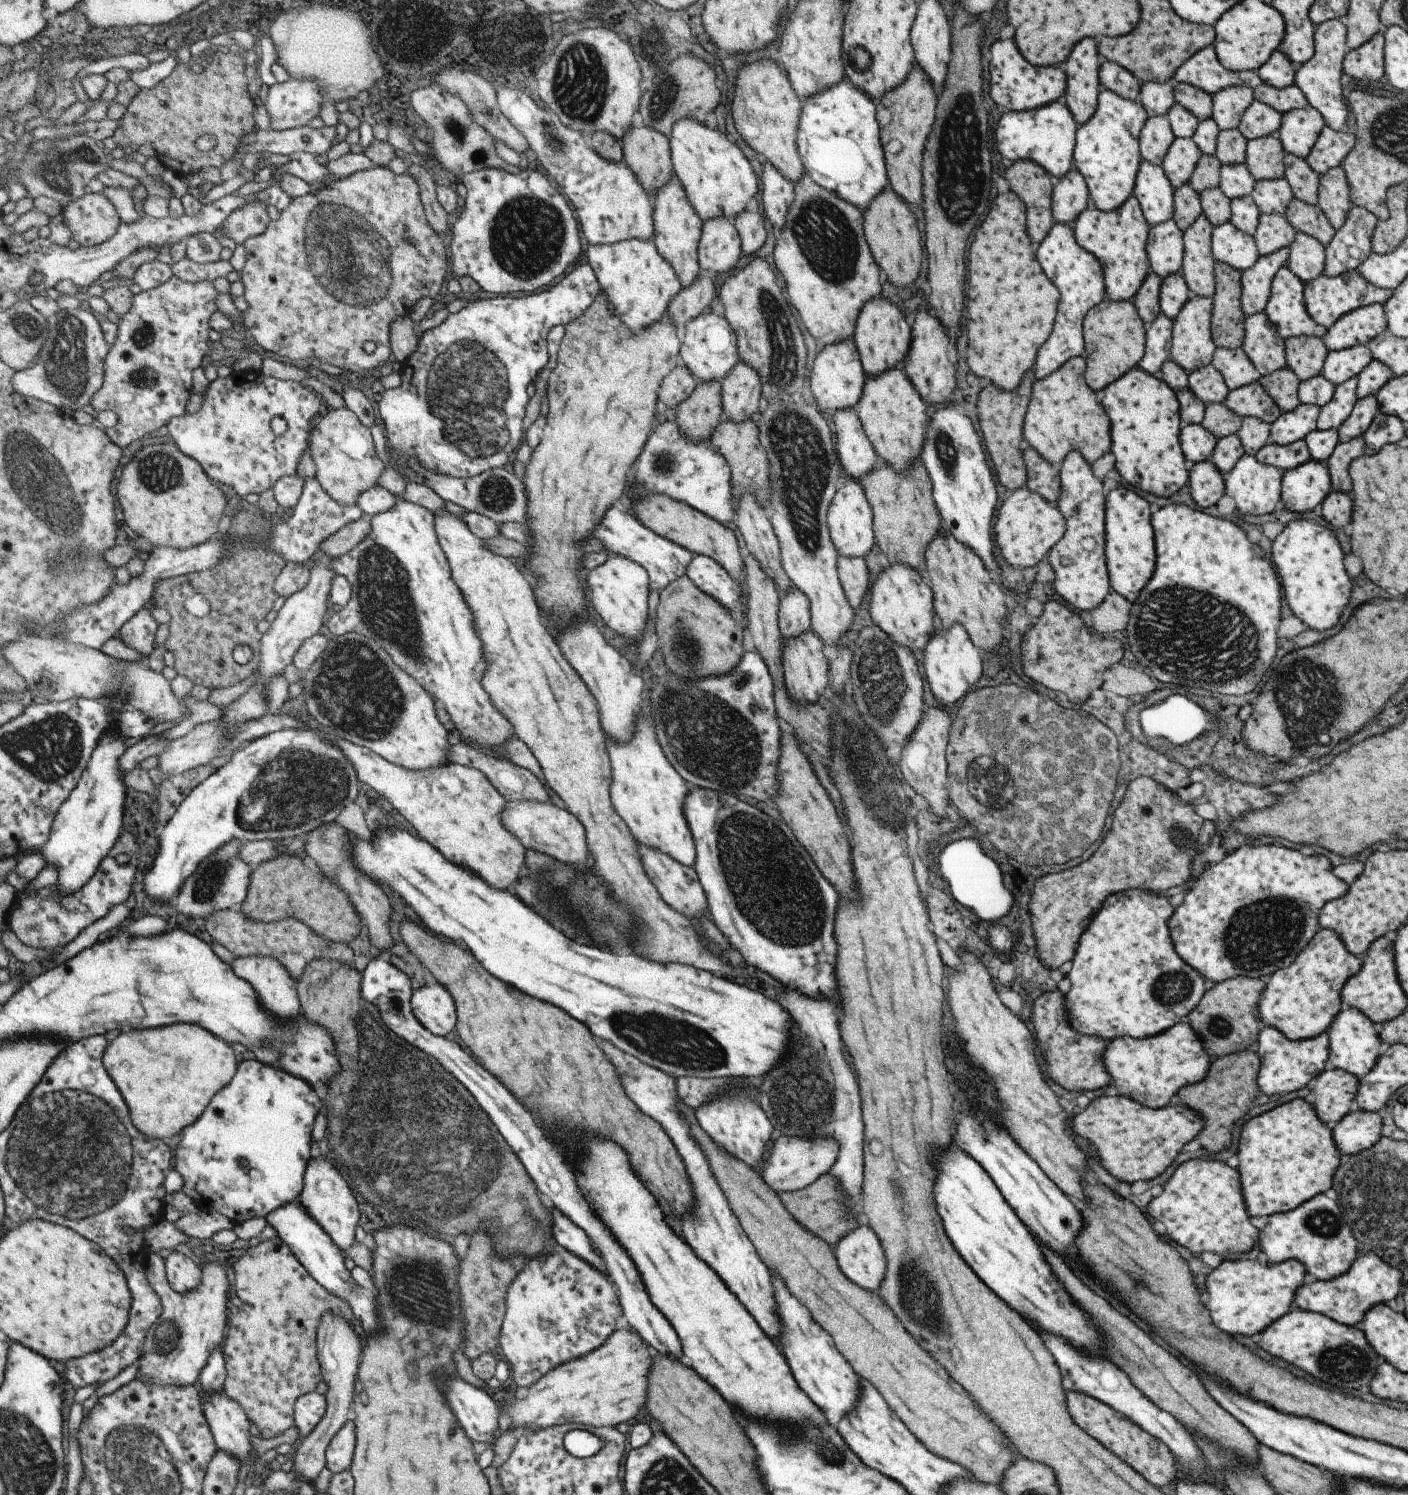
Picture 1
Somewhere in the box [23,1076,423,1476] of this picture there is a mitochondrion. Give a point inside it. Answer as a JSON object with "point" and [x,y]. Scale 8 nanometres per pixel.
{"point":[166,1338]}

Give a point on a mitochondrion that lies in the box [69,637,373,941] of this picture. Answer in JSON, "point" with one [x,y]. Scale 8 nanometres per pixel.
{"point":[297,788]}

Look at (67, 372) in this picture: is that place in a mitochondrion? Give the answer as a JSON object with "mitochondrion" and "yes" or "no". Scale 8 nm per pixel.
{"mitochondrion":"yes"}

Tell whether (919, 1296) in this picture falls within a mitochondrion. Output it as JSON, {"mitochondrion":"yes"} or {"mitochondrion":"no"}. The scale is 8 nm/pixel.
{"mitochondrion":"yes"}

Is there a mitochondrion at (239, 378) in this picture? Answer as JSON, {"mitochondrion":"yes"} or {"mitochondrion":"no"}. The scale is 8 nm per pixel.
{"mitochondrion":"no"}

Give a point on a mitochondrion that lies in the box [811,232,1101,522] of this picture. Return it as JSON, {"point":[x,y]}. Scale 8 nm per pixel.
{"point":[946,449]}

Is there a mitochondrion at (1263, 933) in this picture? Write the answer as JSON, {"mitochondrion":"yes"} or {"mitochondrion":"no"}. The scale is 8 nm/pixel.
{"mitochondrion":"yes"}

